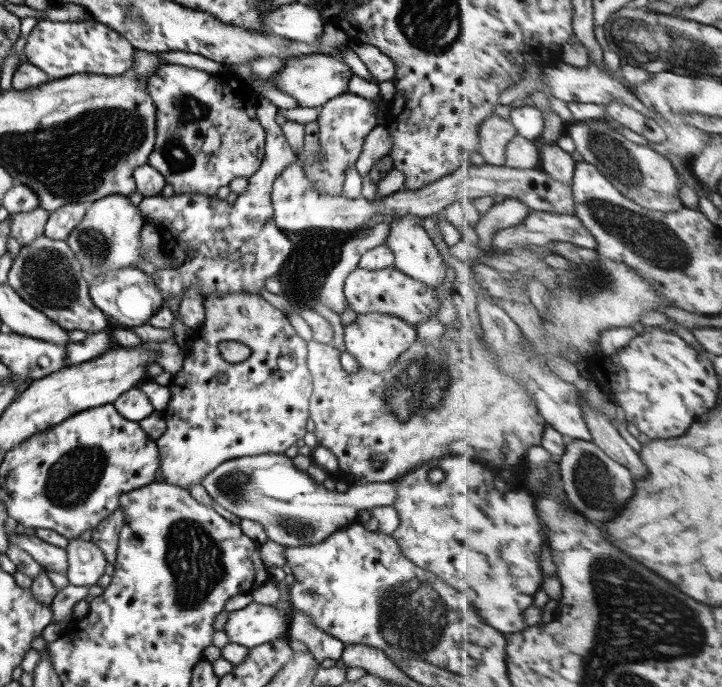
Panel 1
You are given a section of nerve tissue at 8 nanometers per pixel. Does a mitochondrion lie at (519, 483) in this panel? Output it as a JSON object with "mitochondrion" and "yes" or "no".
{"mitochondrion":"no"}

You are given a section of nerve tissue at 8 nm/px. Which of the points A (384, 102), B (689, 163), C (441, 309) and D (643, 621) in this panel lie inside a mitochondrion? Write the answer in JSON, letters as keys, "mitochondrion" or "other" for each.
{"A":"other","B":"other","C":"other","D":"mitochondrion"}

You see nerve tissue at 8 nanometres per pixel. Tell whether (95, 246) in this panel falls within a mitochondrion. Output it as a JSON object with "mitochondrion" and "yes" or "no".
{"mitochondrion":"yes"}

